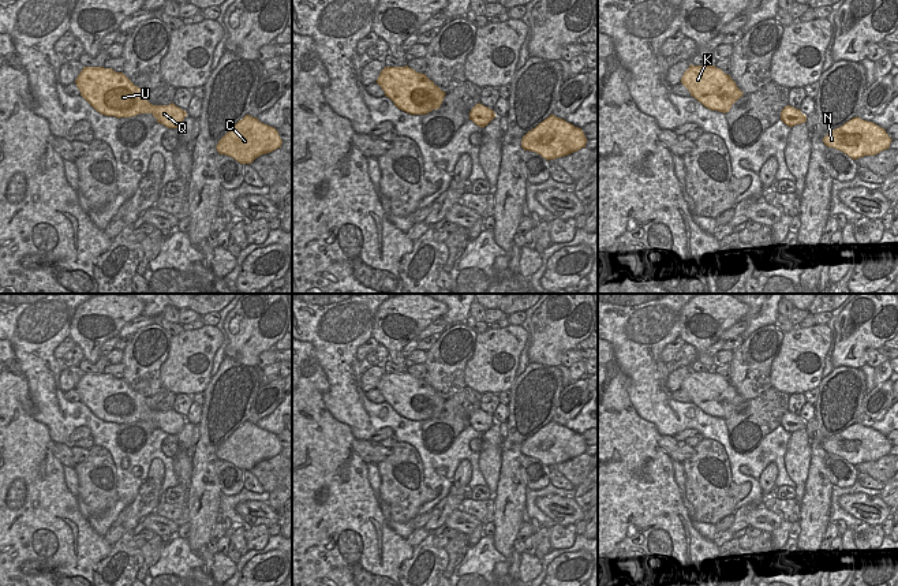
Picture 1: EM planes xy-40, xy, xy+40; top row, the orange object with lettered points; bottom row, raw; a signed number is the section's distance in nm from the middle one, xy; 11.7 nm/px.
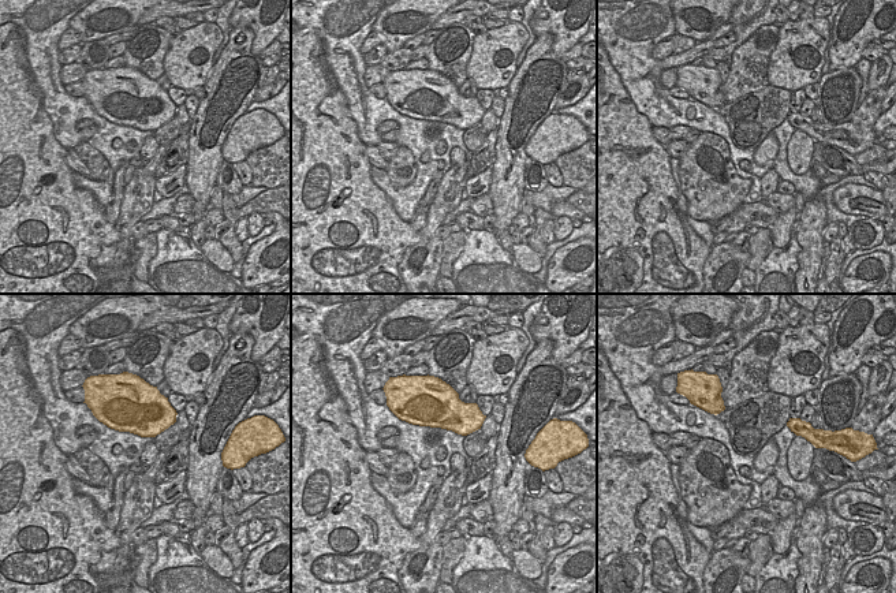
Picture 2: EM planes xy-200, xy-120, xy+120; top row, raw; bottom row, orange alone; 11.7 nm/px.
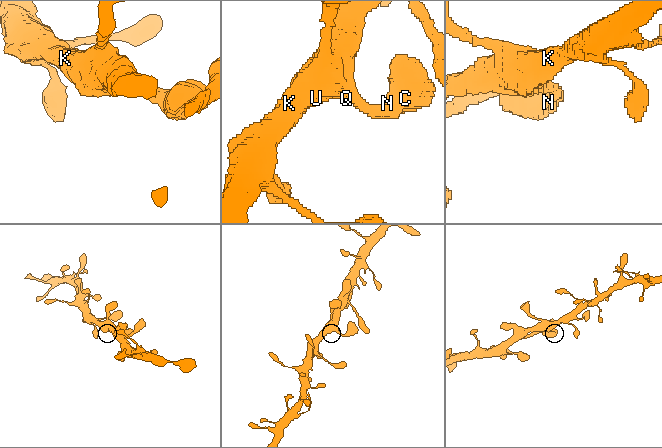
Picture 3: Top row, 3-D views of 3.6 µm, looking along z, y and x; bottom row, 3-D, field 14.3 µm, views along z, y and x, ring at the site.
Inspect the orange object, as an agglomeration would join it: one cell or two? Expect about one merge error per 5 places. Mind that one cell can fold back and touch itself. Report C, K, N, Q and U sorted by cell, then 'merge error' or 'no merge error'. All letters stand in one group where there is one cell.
C K N Q U | no merge error

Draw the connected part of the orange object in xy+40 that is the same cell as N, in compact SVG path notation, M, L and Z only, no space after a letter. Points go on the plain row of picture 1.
M857 422L823 444L826 452L838 455L853 466L875 462L888 455L891 447L884 434Z

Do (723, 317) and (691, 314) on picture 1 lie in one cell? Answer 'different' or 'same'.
same

